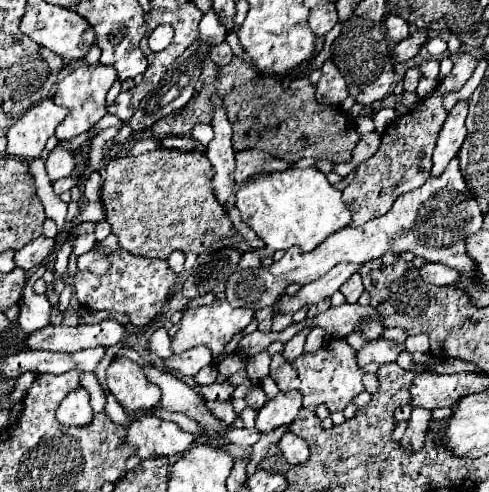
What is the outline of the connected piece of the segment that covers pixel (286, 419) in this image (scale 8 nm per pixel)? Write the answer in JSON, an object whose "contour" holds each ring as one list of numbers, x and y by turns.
{"contour":[[298,391,280,393,258,411,256,429,260,433,270,433,276,427,290,425,300,409,302,409,302,397]]}

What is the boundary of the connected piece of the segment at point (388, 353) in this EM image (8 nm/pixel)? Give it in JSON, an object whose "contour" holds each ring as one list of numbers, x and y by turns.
{"contour":[[376,339,366,343,366,347,362,351,358,351,356,359,358,365,368,365,372,361,376,363,396,363,398,355,404,351,404,345,396,345,394,341,386,341,386,339]]}

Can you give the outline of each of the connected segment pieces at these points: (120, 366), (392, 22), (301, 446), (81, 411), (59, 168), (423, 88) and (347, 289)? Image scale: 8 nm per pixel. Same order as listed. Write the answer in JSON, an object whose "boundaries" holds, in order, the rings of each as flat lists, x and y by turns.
{"boundaries":[[[118,357,110,363,106,375,110,393,128,413,136,413,144,407,154,407,160,403,160,387,144,377,144,371,138,363]],[[388,15,386,17,386,21,384,21,384,25,386,25,386,33,388,33,388,39,390,41,402,41,402,39,406,39,408,37,408,21,404,21,404,19,400,19,398,15]],[[290,431,284,433,284,437,278,443,278,449,280,449,280,453,282,453,282,457,284,457,284,461,288,465,304,463,308,459,308,455,310,455,310,449,308,449,306,441,300,439,298,435,290,433]],[[84,387,68,393,56,411,56,417,62,425,88,425,88,421,92,421,92,415,90,395]],[[56,145,48,159,46,159,46,173,50,177,50,181,62,179,62,177,70,177,72,171,76,167,76,157,72,149,66,149,64,145]],[[420,75,420,81,418,81,418,89,416,89,416,93,418,93,418,97,430,95,430,93,436,91,437,85,438,83,436,83,434,79,426,79,424,75]],[[360,273,352,275,352,277,350,277,342,287,340,287,340,291,342,291,342,295,346,297,346,301,348,301,348,303,356,303,356,301,358,301,358,297,364,293]]]}

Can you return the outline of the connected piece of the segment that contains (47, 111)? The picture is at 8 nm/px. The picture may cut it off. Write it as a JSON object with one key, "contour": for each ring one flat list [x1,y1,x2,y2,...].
{"contour":[[52,99,34,105,8,129,6,153,26,161,40,157,46,141,54,135,54,129,64,121,66,115,68,109,54,105]]}

